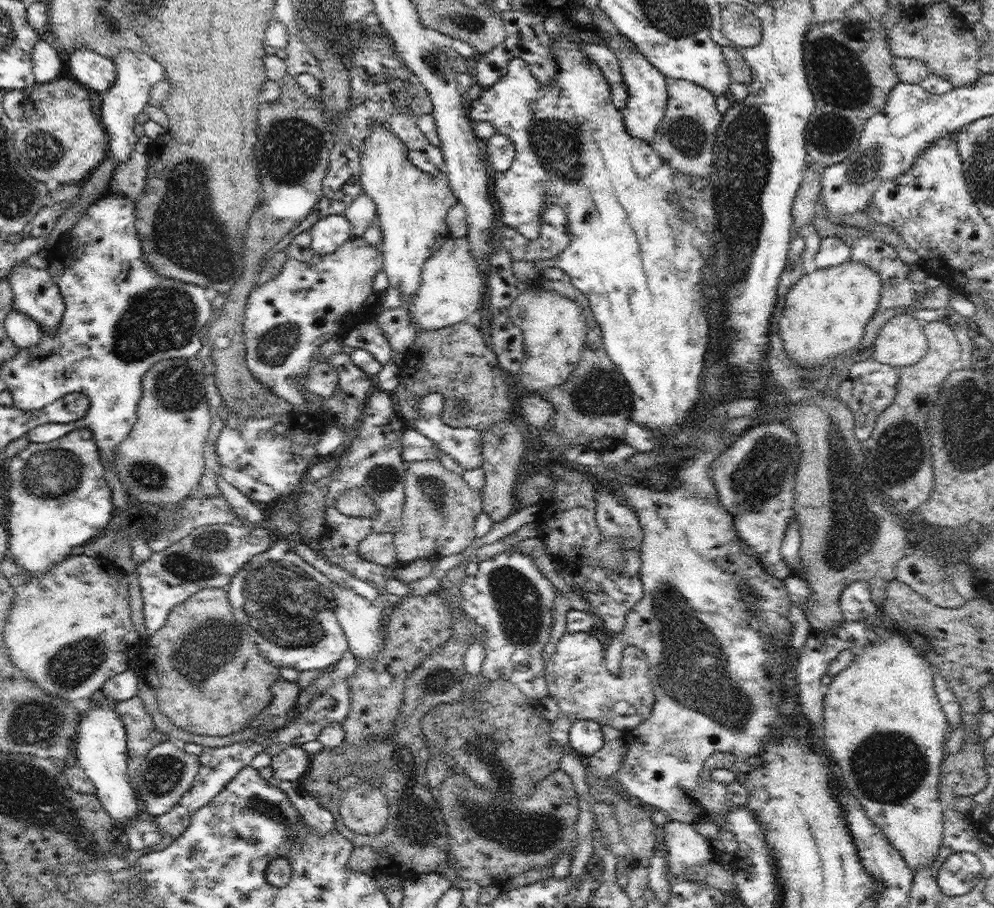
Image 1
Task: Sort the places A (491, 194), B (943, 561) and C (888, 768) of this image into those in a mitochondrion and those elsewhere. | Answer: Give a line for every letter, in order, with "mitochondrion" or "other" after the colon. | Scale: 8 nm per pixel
A: other
B: other
C: mitochondrion

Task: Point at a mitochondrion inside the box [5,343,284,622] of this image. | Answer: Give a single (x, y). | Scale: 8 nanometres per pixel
(51, 474)

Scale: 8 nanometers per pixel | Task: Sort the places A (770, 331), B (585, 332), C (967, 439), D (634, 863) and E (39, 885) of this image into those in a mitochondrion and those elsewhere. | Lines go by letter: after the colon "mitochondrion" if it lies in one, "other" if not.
A: other
B: other
C: mitochondrion
D: other
E: other

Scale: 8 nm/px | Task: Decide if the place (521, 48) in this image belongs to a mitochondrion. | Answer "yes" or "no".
no

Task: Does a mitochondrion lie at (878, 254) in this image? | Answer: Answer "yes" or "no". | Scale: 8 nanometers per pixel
no

